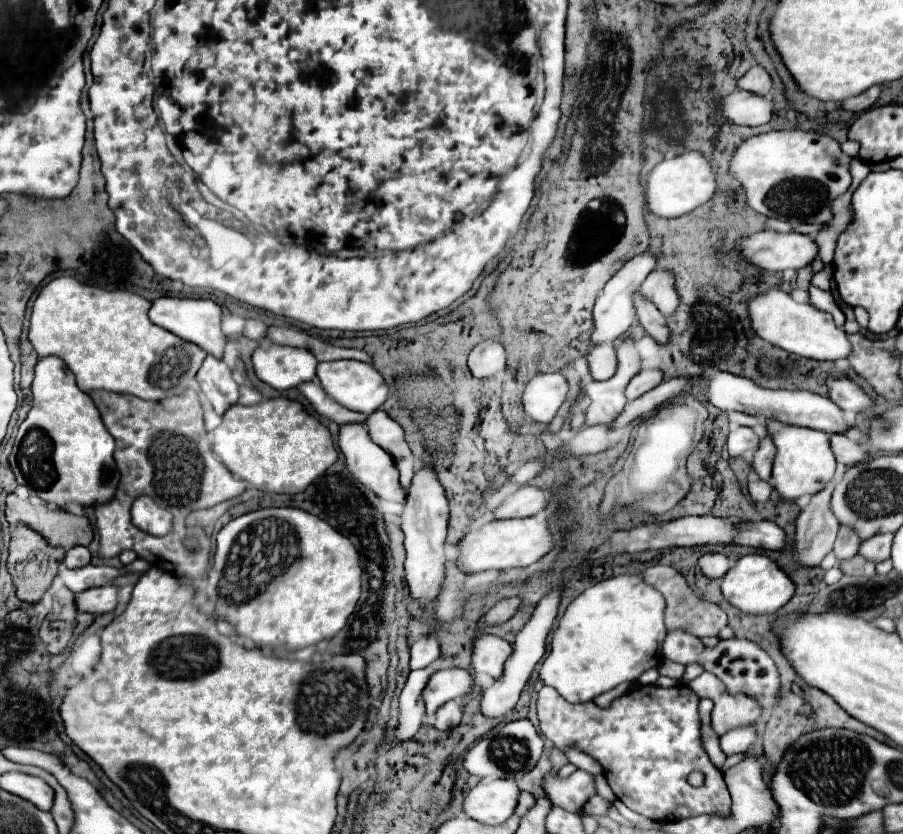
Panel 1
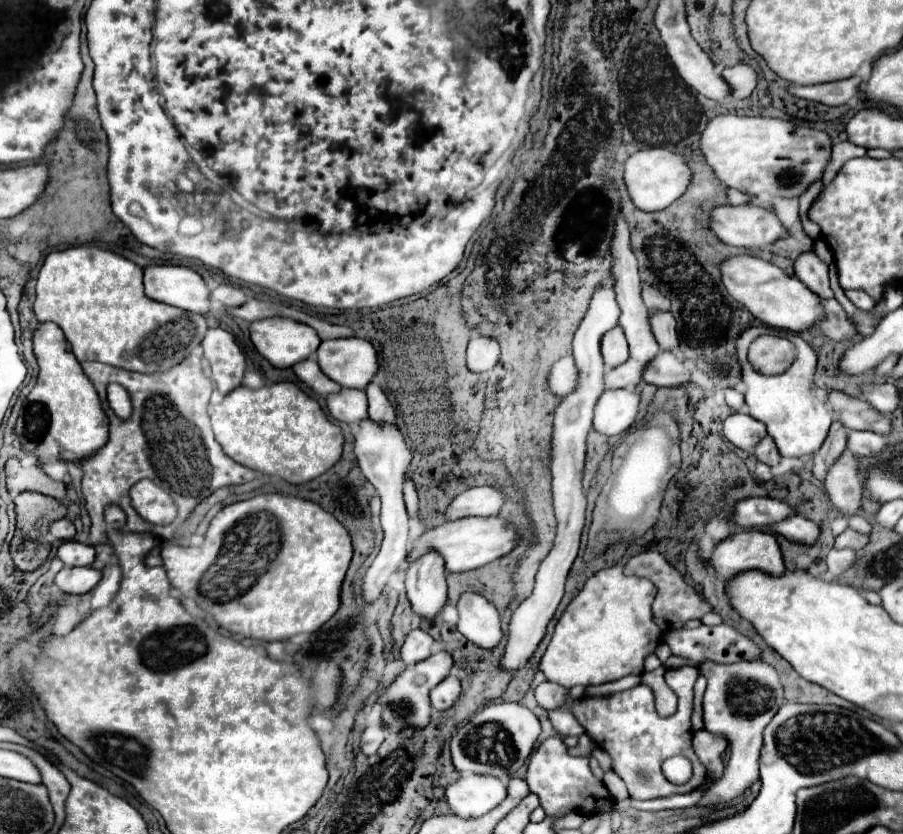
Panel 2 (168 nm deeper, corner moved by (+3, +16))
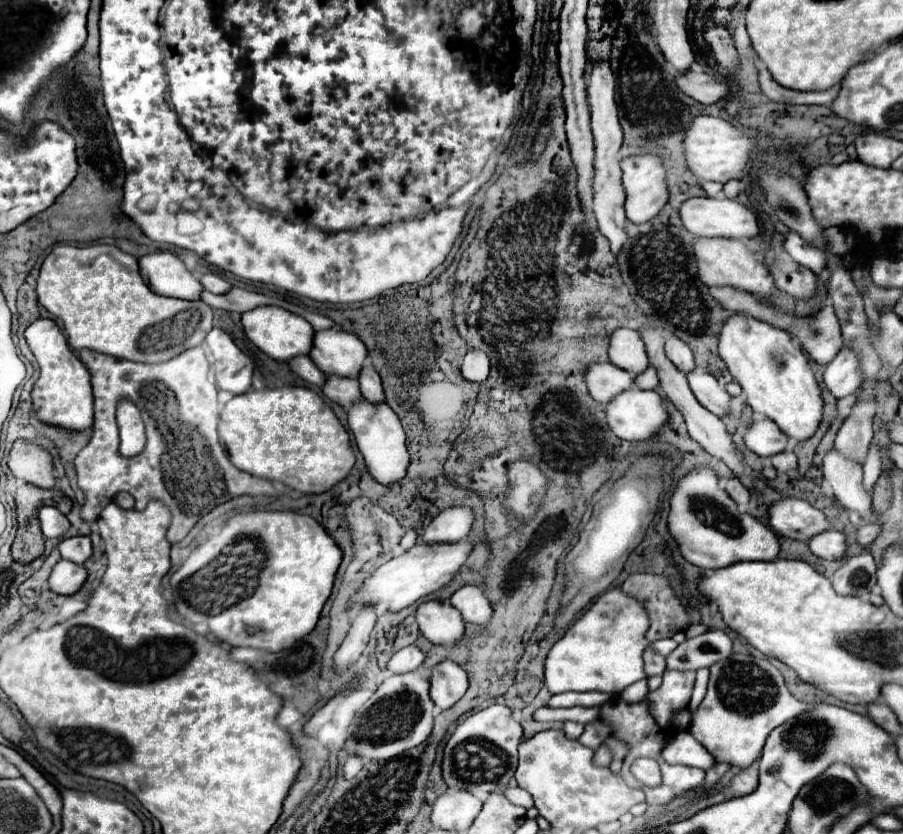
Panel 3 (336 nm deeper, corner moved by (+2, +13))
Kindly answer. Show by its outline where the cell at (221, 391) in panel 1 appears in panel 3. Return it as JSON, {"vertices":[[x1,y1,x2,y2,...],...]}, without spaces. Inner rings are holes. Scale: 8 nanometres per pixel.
{"vertices":[[213,329,207,335,209,351,215,359,215,383,219,389,241,395,251,389,253,361,233,343,223,329]]}

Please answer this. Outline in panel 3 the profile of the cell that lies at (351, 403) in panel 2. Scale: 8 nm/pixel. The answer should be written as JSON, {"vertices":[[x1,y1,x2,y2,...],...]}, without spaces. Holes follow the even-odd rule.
{"vertices":[[335,375,333,377,327,377,327,383,323,387,323,395,327,399,331,399,333,403,341,405,343,409,351,407,357,399,361,399,361,391,359,391,359,381,357,379,337,379]]}

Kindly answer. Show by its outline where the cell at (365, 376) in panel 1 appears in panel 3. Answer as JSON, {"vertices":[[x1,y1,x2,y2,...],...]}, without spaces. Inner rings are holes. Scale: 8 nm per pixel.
{"vertices":[[317,331,309,357,325,375,357,377,367,359,367,347,347,331]]}

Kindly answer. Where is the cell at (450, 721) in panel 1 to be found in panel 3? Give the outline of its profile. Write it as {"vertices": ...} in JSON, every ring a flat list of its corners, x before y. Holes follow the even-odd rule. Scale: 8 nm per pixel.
{"vertices":[[443,661,431,673,431,699,437,707,451,709,467,691,467,673,453,661]]}

